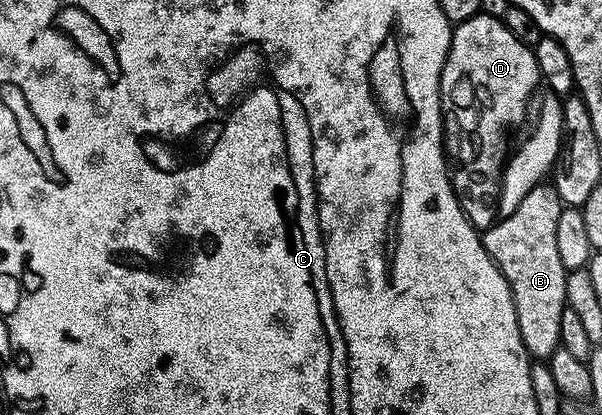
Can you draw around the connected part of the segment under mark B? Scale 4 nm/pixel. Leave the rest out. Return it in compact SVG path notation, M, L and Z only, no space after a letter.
M553 185L539 186L525 198L521 207L508 219L500 218L498 224L488 235L482 236L485 249L492 261L499 266L505 281L509 281L509 289L513 293L513 301L517 305L517 321L521 325L521 337L527 346L532 360L550 360L563 342L562 329L565 316L568 314L567 277L569 272L562 265L560 250L557 249L557 225L565 208L564 196L557 193Z

